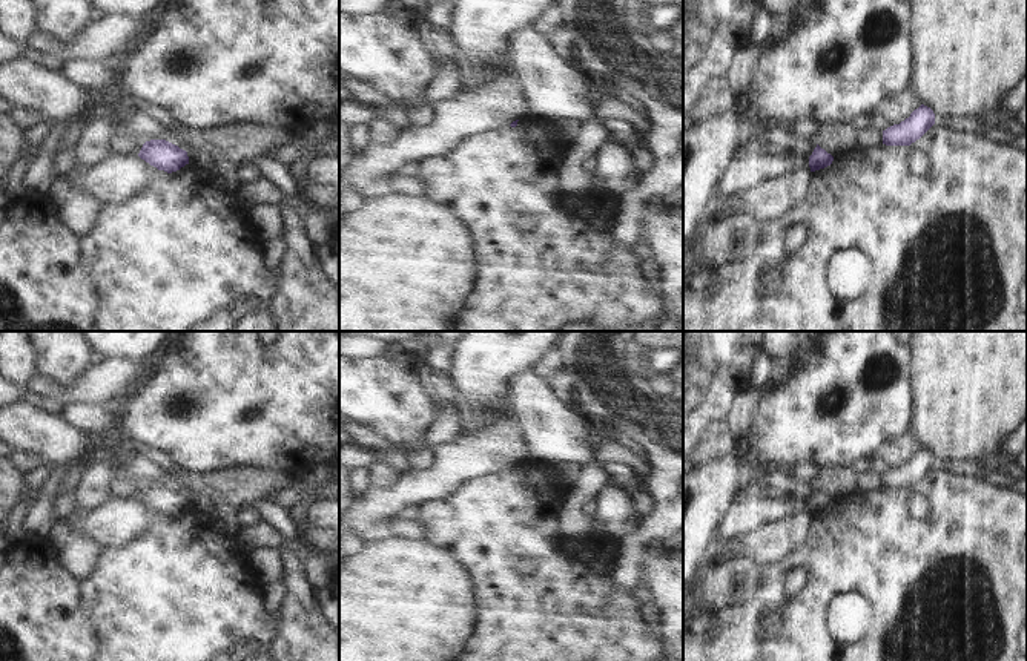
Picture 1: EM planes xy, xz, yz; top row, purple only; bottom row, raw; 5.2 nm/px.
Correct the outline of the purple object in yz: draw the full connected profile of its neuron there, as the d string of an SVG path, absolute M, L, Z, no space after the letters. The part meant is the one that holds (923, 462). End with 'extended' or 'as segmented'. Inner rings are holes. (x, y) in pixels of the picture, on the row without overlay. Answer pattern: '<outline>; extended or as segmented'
M921 448L909 462L883 474L883 488L910 489L920 483L935 468L935 457Z; as segmented

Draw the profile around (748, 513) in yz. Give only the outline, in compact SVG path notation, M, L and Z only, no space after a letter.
M764 494L743 495L731 503L720 521L718 532L725 544L732 538L755 531L764 523L800 514L811 514L809 500L789 497L775 498Z

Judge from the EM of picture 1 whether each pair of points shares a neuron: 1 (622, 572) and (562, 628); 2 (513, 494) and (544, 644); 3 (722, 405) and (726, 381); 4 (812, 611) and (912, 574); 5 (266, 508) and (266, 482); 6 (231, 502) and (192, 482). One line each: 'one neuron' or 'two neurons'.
1: two neurons
2: one neuron
3: one neuron
4: one neuron
5: two neurons
6: one neuron

